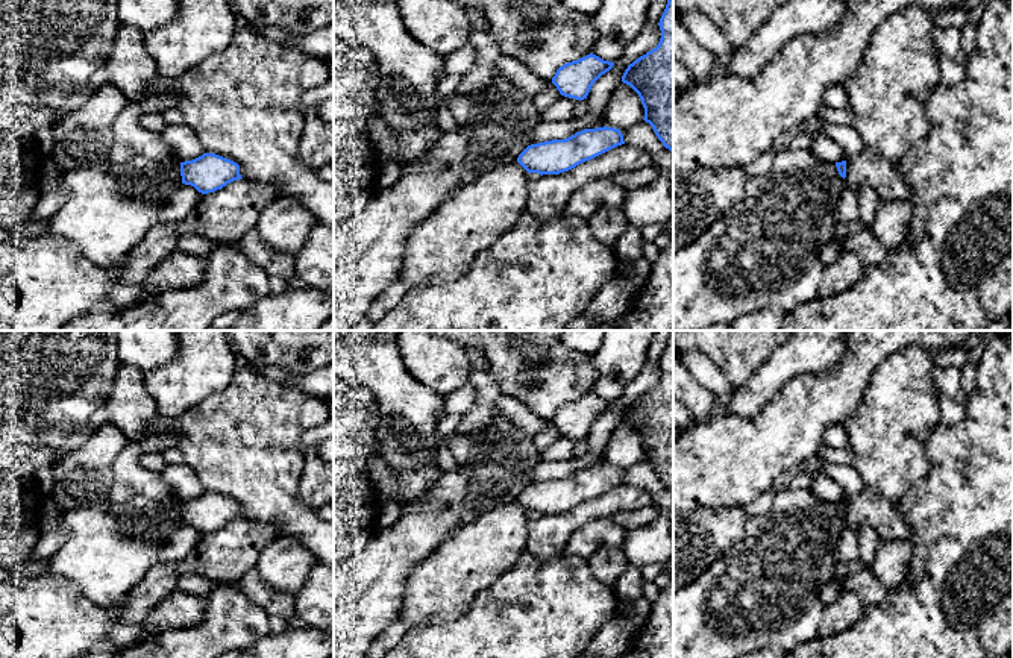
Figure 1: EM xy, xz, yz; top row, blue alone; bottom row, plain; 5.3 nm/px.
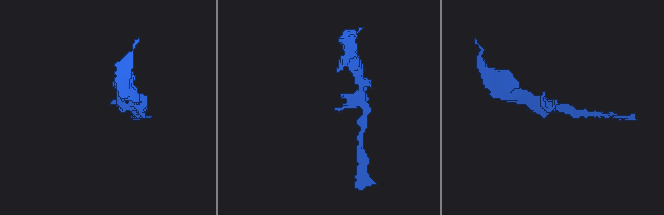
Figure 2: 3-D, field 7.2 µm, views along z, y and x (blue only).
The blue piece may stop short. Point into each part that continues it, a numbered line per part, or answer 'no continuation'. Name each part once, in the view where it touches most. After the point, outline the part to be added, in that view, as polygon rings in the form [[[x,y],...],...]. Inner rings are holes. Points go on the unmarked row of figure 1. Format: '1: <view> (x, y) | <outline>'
no continuation

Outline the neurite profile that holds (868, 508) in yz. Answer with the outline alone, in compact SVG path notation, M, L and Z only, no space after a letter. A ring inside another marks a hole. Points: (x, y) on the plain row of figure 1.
M863 487L861 491L846 500L846 526L857 531L861 526L870 528L878 540L911 541L911 526L907 522L899 503Z

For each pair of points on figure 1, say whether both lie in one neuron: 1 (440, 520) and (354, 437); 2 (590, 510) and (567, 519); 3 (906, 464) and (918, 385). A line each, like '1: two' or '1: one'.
1: two
2: one
3: one

